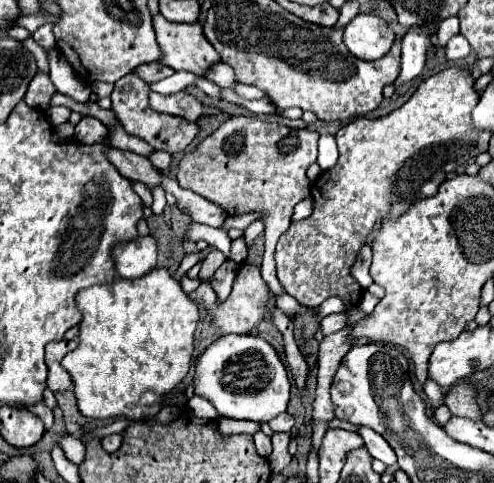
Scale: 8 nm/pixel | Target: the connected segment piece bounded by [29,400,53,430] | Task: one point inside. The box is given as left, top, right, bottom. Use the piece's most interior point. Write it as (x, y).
(40, 409)

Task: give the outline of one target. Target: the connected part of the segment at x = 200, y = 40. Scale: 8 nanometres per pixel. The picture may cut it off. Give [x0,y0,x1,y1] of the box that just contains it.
[153,14,221,78]

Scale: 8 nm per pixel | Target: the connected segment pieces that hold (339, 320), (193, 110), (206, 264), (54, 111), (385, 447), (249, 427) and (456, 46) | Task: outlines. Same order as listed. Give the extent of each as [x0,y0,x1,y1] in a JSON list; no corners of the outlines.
[[321,314,347,336],[149,92,203,122],[199,248,225,280],[47,106,71,126],[357,426,397,466],[217,418,259,434],[445,34,471,60]]

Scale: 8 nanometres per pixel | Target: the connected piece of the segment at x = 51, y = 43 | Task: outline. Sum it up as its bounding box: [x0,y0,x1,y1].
[33,24,55,50]

